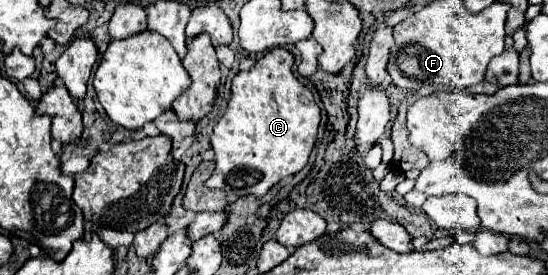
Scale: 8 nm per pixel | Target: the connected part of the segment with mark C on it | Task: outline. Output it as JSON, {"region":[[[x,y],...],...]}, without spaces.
{"region":[[[273,48],[249,72],[239,72],[231,84],[231,100],[227,112],[215,124],[211,134],[211,148],[215,150],[215,170],[207,180],[209,188],[219,188],[235,196],[265,196],[267,190],[281,182],[285,176],[299,172],[315,146],[317,128],[321,122],[321,110],[311,94],[311,90],[299,82],[293,74],[295,56],[285,48]]]}

